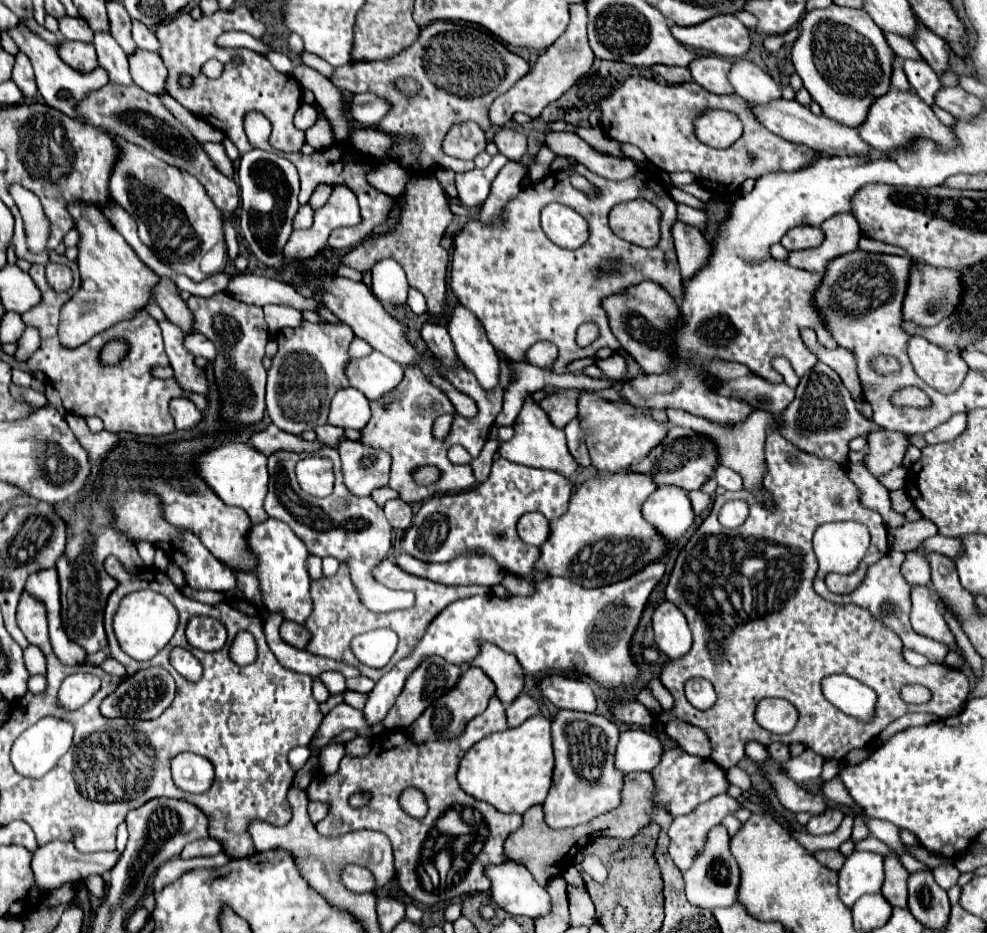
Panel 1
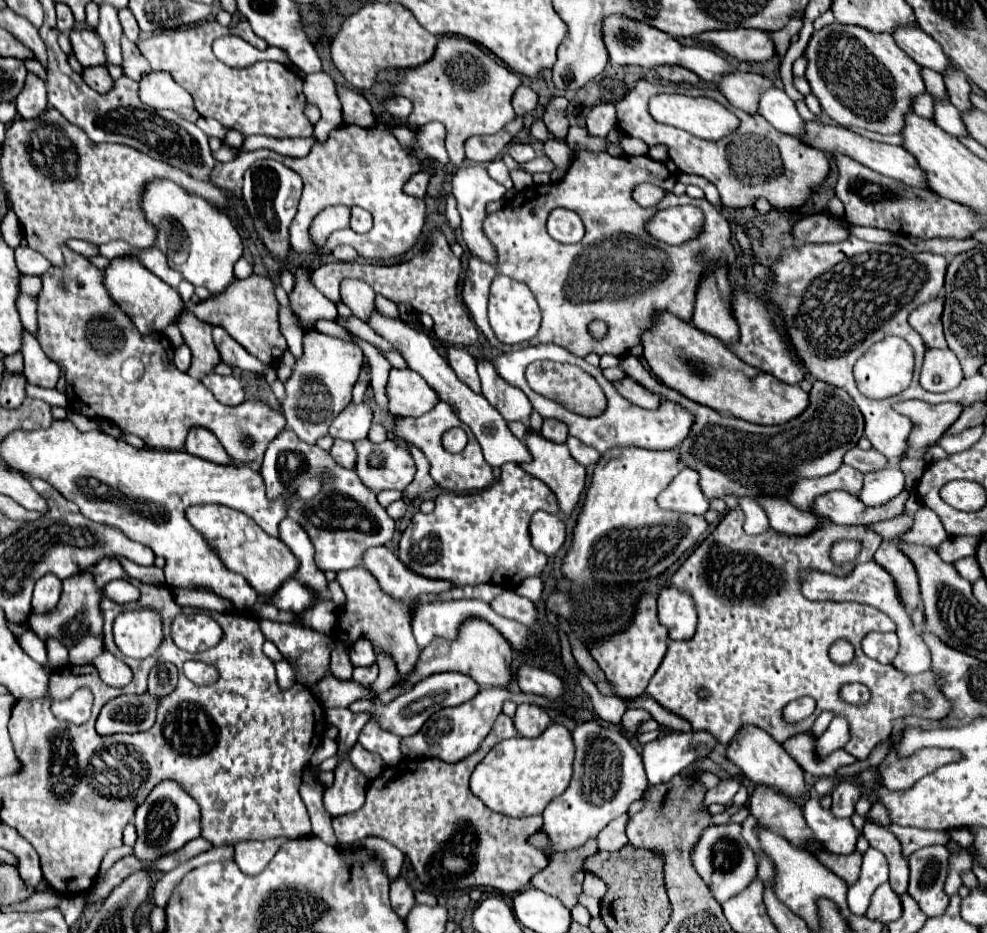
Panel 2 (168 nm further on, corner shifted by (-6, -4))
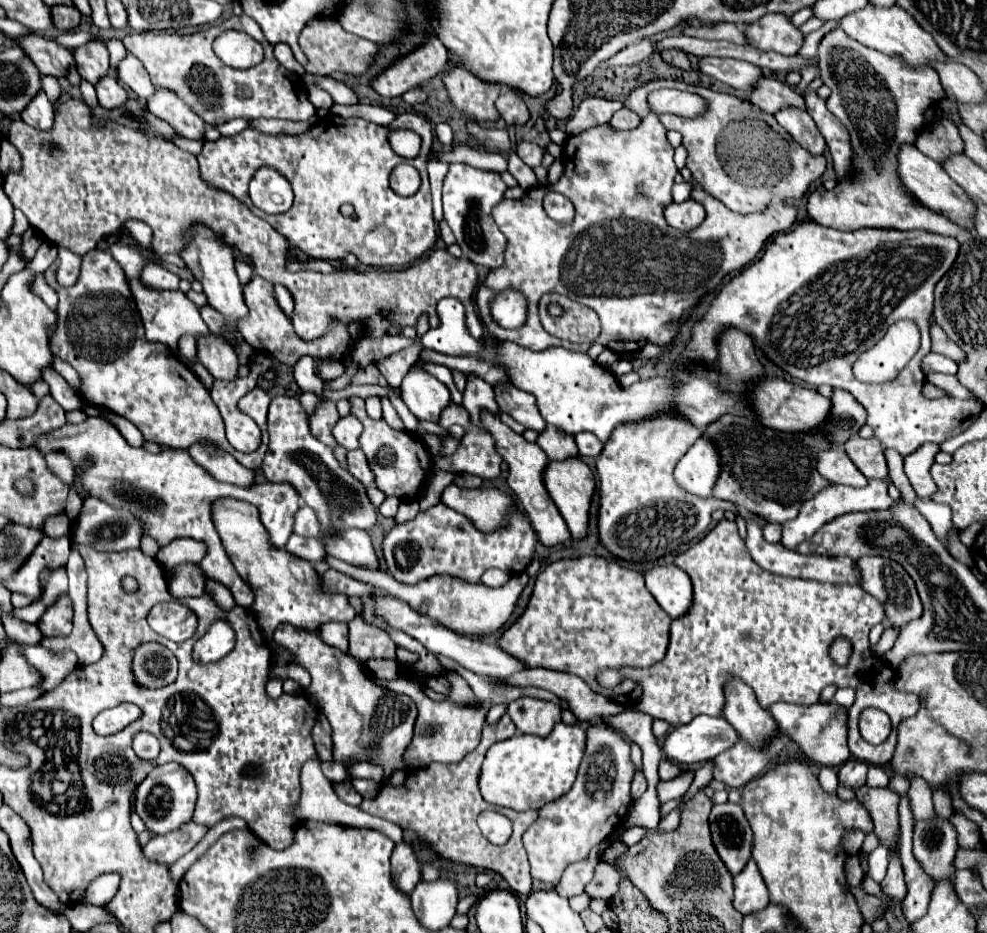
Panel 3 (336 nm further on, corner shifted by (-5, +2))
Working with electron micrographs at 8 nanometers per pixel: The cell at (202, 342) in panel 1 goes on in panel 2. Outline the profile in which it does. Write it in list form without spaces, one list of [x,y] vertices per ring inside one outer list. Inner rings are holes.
[[[214,327],[214,345],[224,363],[244,371],[252,371],[252,373],[264,371],[268,383],[272,383],[277,378],[277,375],[274,375],[274,369],[270,367],[266,369],[256,357],[250,357],[250,353],[242,345],[238,345],[222,327]]]

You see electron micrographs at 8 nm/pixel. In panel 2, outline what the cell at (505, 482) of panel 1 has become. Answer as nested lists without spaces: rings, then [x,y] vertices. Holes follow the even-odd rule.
[[[504,463],[502,475],[488,489],[472,495],[440,493],[432,513],[416,513],[400,539],[400,561],[412,571],[448,579],[454,585],[494,583],[516,589],[524,579],[540,575],[548,557],[530,545],[528,523],[534,511],[560,515],[558,499],[546,483],[522,471],[516,463]]]

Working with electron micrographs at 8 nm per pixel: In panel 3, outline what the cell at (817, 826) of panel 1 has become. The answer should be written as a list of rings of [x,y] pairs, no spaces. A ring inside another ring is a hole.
[[[849,757],[841,767],[839,767],[839,781],[847,787],[861,787],[865,785],[865,779],[867,779],[867,763],[865,761],[859,761],[855,757]]]

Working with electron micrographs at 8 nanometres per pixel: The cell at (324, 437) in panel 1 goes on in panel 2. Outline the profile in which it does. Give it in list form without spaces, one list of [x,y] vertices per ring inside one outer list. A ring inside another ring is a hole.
[[[334,441],[332,449],[330,449],[330,455],[344,467],[354,467],[354,461],[356,461],[356,451],[354,451],[354,445],[348,443],[348,441]]]

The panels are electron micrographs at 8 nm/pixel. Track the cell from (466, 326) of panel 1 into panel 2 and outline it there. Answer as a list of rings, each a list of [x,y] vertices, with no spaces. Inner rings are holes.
[[[478,361],[478,375],[482,381],[482,395],[506,421],[528,419],[532,411],[528,397],[520,389],[506,385],[506,381],[494,373],[494,365],[490,365],[490,361]]]

